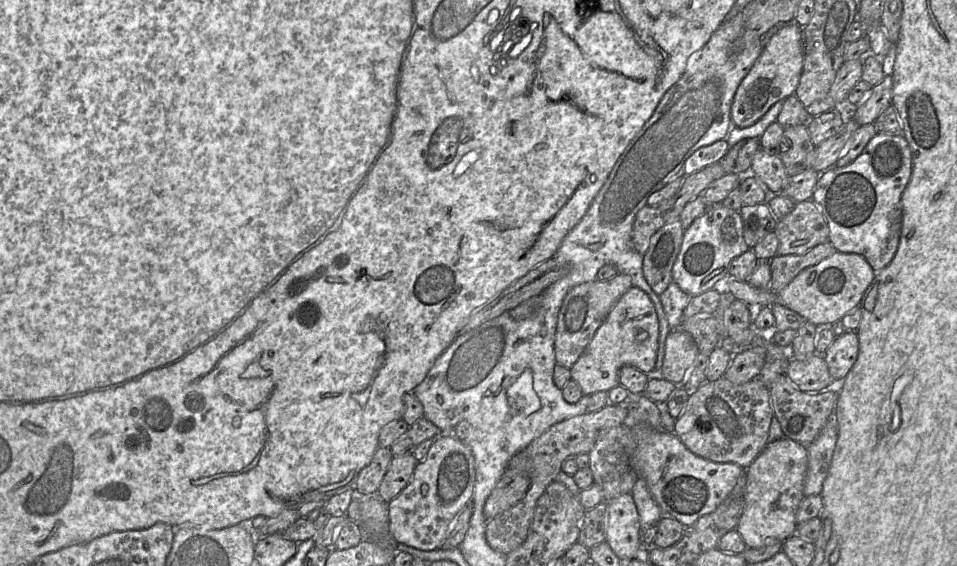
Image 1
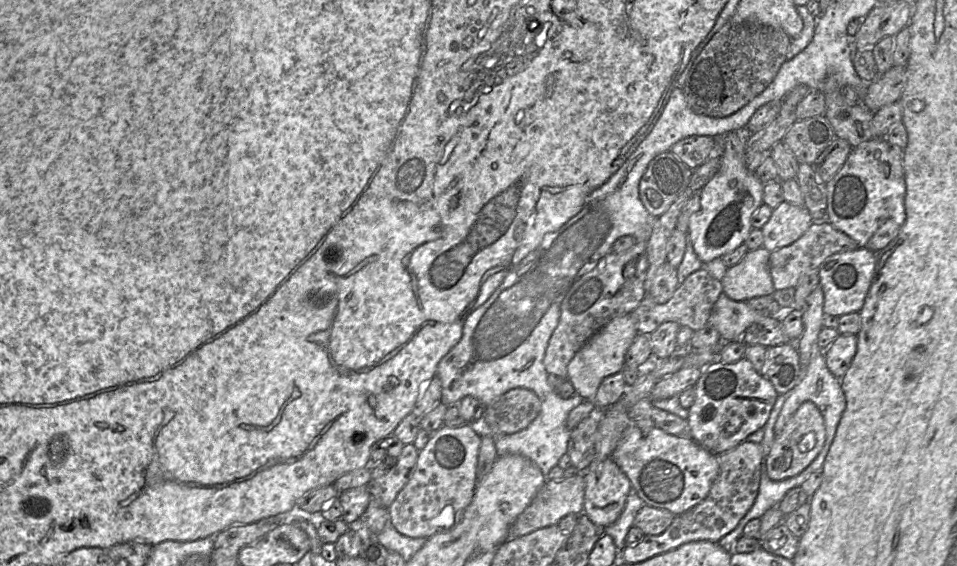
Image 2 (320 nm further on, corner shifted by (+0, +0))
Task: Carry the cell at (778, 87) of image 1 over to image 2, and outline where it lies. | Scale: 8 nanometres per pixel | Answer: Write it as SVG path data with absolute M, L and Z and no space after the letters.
M745 126L722 136L720 169L701 189L700 208L690 218L688 238L703 263L722 257L743 244L753 228L752 215L763 203L764 185L746 167L746 143L750 135Z

